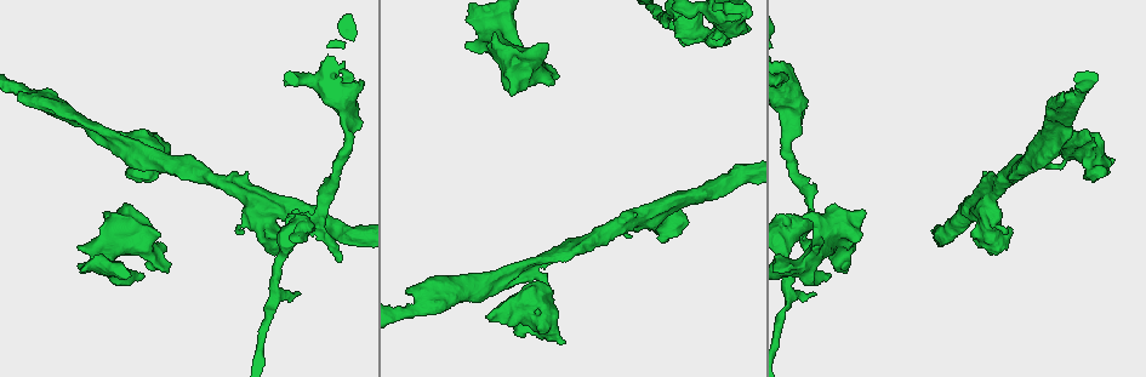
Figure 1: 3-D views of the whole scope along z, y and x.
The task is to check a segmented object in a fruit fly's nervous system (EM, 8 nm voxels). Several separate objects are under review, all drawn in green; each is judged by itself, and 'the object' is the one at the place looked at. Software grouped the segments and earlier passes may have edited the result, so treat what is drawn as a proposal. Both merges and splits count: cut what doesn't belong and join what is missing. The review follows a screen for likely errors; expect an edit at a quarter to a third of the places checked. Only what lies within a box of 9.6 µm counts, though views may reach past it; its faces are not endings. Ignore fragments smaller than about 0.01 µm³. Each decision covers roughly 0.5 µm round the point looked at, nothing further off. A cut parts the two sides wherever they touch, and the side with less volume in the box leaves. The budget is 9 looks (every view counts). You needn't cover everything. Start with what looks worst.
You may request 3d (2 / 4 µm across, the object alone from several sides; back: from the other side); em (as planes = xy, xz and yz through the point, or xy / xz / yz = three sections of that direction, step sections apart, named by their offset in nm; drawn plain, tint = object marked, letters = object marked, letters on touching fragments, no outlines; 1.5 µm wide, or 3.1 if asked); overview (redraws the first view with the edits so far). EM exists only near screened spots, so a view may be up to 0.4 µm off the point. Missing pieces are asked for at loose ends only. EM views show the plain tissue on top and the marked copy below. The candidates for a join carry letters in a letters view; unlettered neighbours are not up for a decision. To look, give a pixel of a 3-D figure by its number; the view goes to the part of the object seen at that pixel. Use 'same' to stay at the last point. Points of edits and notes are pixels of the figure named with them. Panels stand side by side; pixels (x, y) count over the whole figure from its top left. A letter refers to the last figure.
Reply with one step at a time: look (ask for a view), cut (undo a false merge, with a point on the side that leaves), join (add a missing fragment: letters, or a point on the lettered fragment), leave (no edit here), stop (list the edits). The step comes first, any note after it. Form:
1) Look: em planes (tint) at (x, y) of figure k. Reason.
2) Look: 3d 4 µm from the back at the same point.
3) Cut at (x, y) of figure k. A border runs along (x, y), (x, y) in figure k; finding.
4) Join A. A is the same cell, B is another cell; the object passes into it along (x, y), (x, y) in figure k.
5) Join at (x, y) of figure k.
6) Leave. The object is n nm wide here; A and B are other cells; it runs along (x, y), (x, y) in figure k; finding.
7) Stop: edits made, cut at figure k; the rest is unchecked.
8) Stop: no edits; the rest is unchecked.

Look: 3d 2 µm at (1090, 136) of figure 1. Stops while still wide.

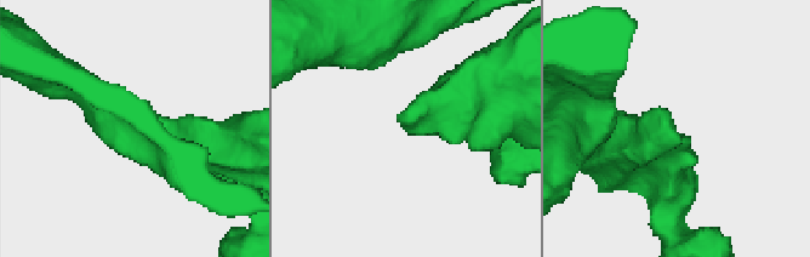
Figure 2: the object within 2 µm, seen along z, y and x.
Look: em planes (letters) at (403, 124) of figure 2. Now the EM.

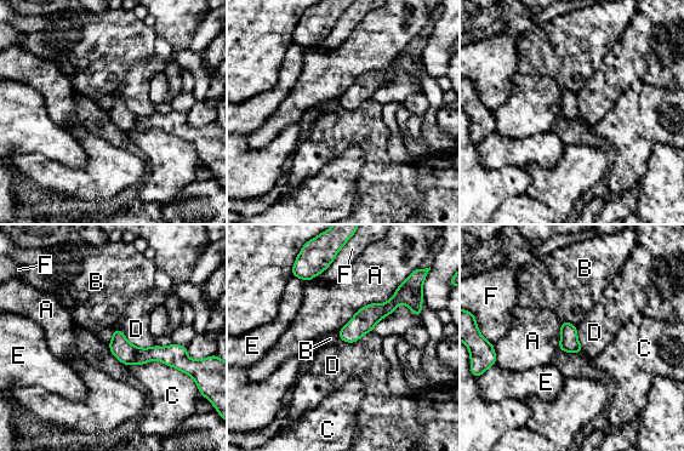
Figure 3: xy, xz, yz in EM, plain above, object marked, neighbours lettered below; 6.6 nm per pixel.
Leave. The longest contact is with C, 420 nm; A, B, C, D, E and F are other cells; a border runs along (108, 342), (120, 329), (154, 346) in figure 3; no lettered fragment goes on from it.

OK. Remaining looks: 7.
Look: 3d 4 µm from the back at (1037, 162) of figure 1. Sudden change in width.

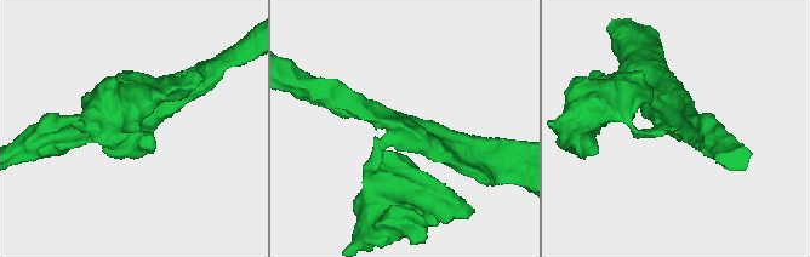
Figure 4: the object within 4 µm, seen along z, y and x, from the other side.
Look: em yz step 8 (letters) at (400, 125) of figure 4.

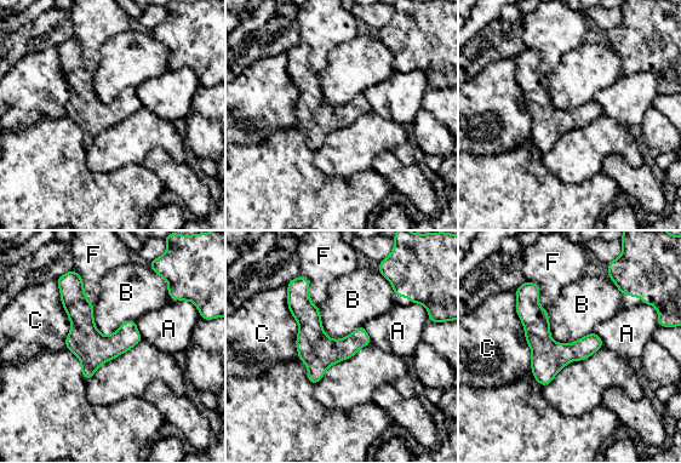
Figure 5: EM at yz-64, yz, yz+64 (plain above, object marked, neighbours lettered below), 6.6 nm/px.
Leave. The object is 220 nm wide here; A, B, C and F are other cells; a border runs along (545, 309), (554, 341), (593, 331) in figure 5; all the same neuron.

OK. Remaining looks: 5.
Look: 3d 4 µm at (1112, 163) of figure 1. An open end.

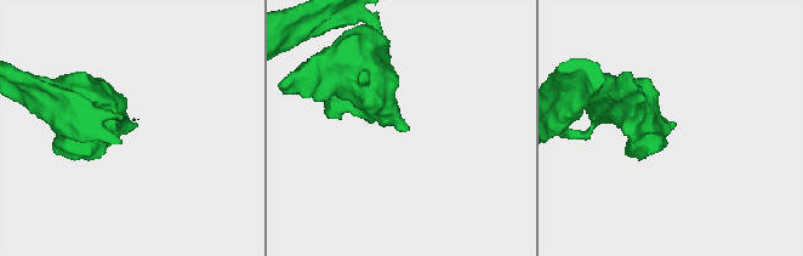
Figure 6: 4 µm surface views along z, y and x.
Look: em xz step 4 (tint) at (409, 129) of figure 6.

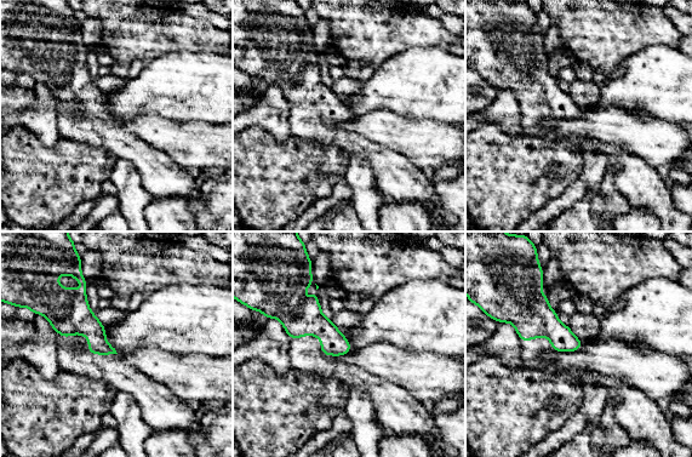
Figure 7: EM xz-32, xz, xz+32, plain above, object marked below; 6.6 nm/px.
Look: em planes (letters) at the same point.

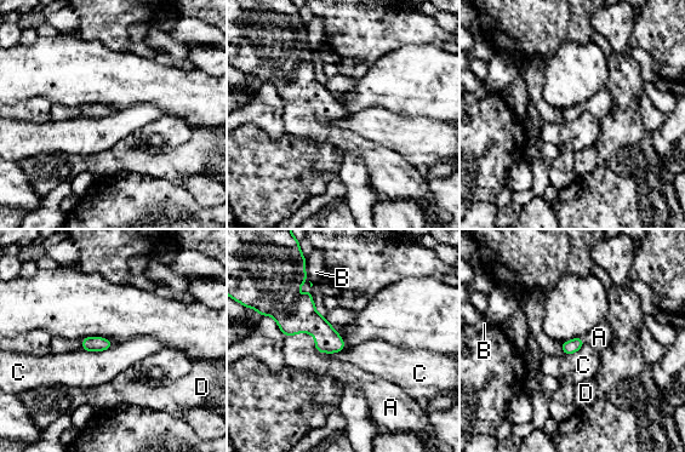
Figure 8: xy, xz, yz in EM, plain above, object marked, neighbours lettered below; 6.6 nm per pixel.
Join A. A is the same cell, B, C and D are other cells; the object passes into it along (306, 319), (321, 352), (349, 375) in figure 8; it goes on there.

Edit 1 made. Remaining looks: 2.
Stop: edits made, join at figure 8; the rest is unchecked.

